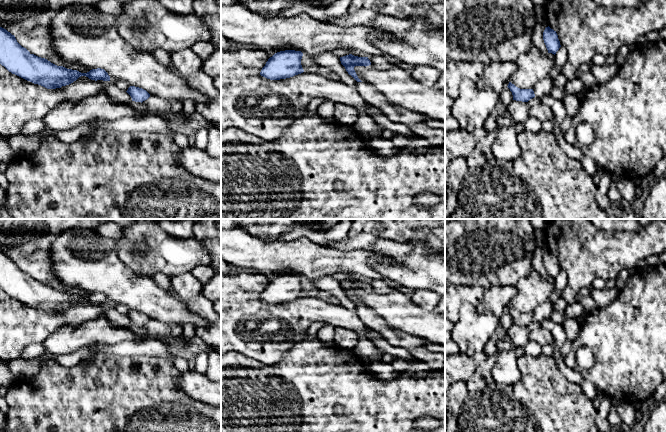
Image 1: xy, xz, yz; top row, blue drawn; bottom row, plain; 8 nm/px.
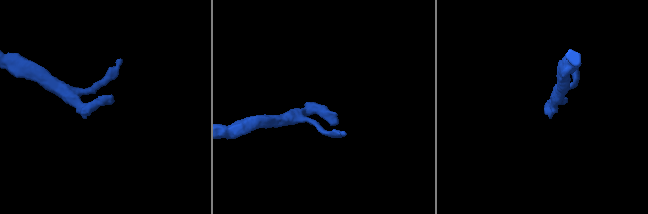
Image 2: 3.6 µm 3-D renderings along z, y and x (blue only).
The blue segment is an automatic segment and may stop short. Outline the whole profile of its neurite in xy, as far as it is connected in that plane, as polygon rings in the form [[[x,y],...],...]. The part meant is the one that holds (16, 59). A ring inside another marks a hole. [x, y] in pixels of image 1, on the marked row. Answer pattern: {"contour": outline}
{"contour": [[[0,27],[0,64],[12,74],[47,89],[69,85],[81,76],[95,81],[110,81],[110,76],[104,69],[97,68],[81,73],[31,54],[17,42],[14,35],[2,27]]]}

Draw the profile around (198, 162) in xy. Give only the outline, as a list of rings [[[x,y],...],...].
[[[189,145],[179,150],[176,159],[194,176],[221,184],[221,158],[212,157],[205,150]]]

